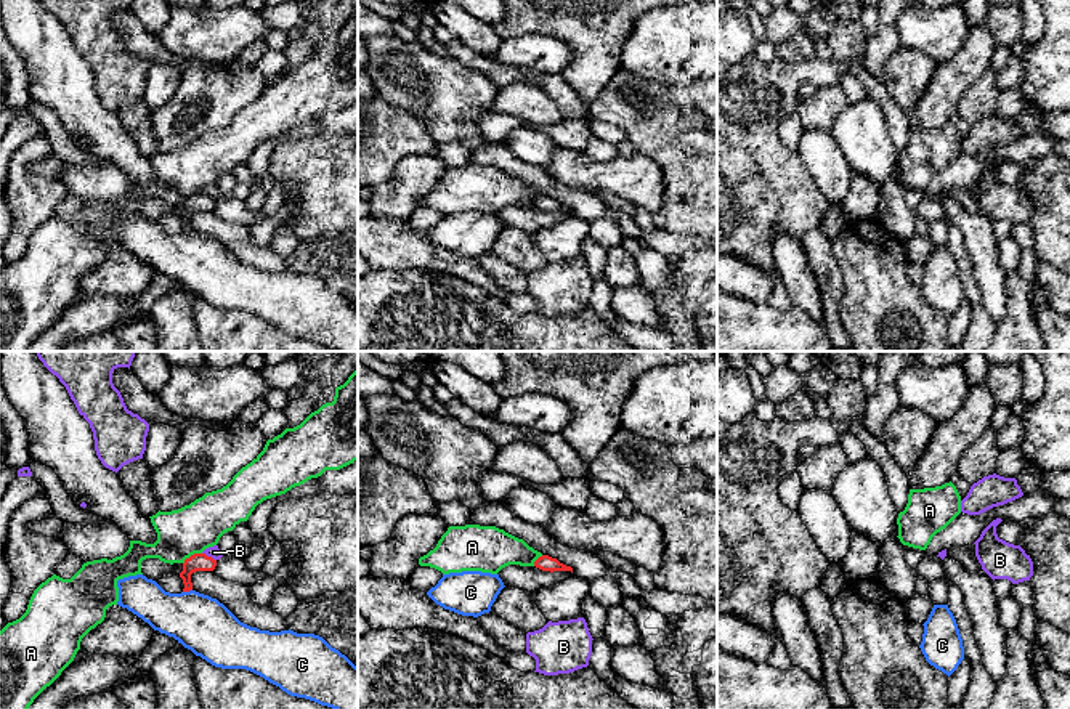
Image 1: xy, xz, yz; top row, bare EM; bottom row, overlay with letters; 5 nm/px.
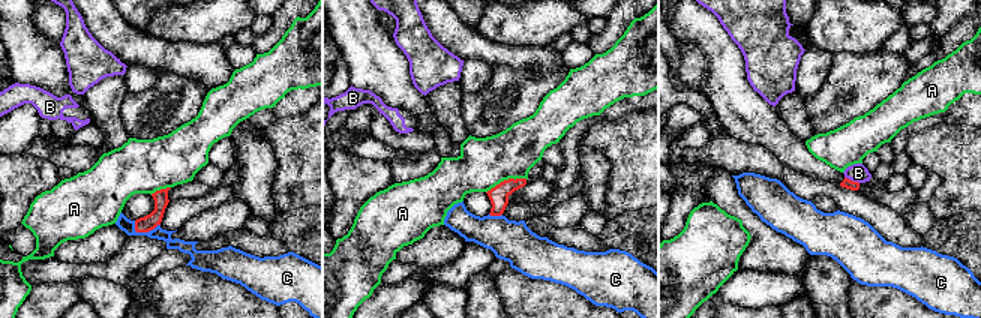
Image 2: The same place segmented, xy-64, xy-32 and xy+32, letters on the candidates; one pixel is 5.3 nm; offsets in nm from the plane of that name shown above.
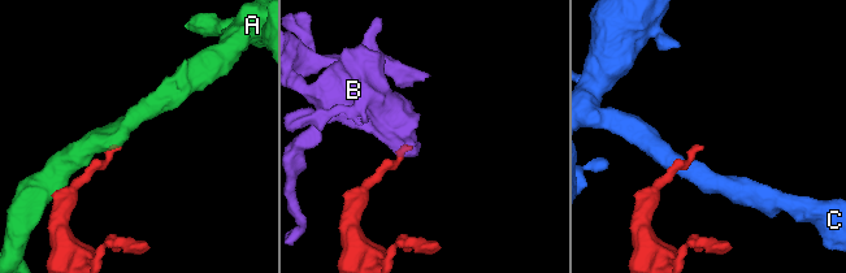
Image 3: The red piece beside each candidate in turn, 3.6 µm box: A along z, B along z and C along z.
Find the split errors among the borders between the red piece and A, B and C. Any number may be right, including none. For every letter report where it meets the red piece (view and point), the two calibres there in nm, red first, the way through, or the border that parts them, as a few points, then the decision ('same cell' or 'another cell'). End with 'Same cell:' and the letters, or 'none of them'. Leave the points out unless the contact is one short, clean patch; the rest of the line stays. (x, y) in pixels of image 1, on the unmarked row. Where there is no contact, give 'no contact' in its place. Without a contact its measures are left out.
A: xy (191, 196) | 100/240 nm | another cell
B: xy (209, 198) | 100/60 nm | along xy (202, 193), (215, 201) | another cell
C: xy (186, 231) | 100/280 nm | another cell
Same cell: none of them

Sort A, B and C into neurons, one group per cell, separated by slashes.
A / B / C

